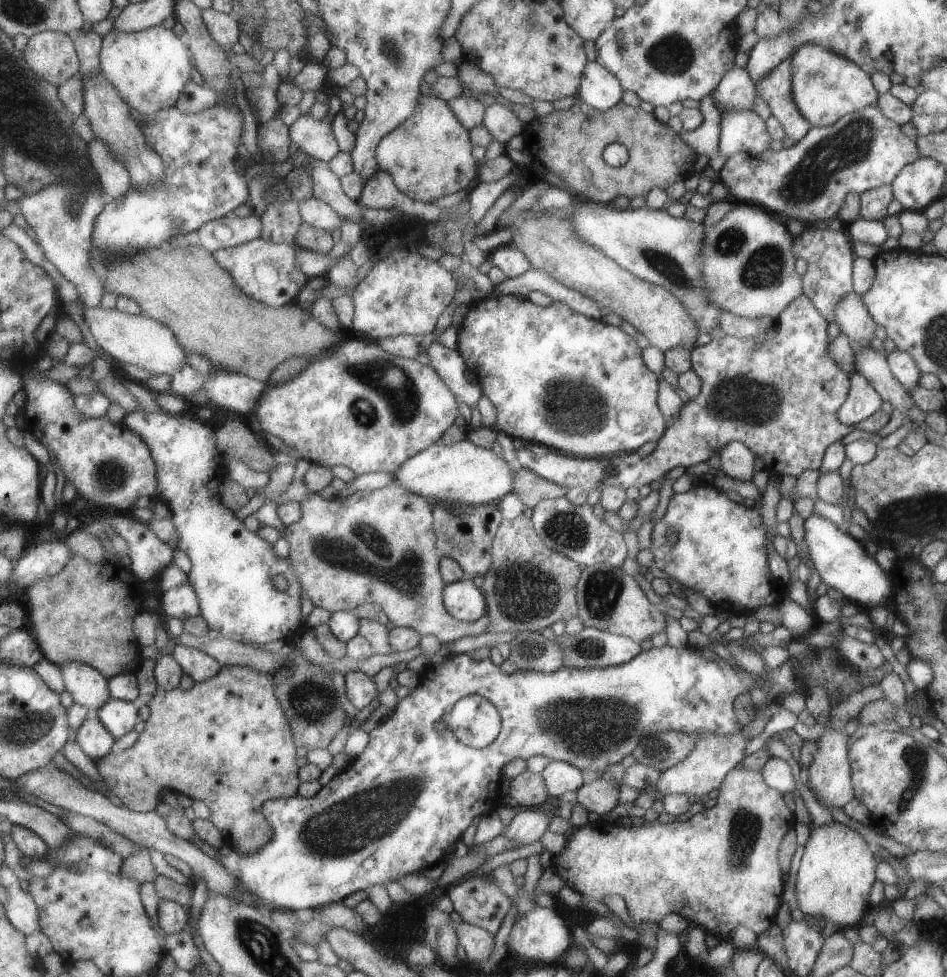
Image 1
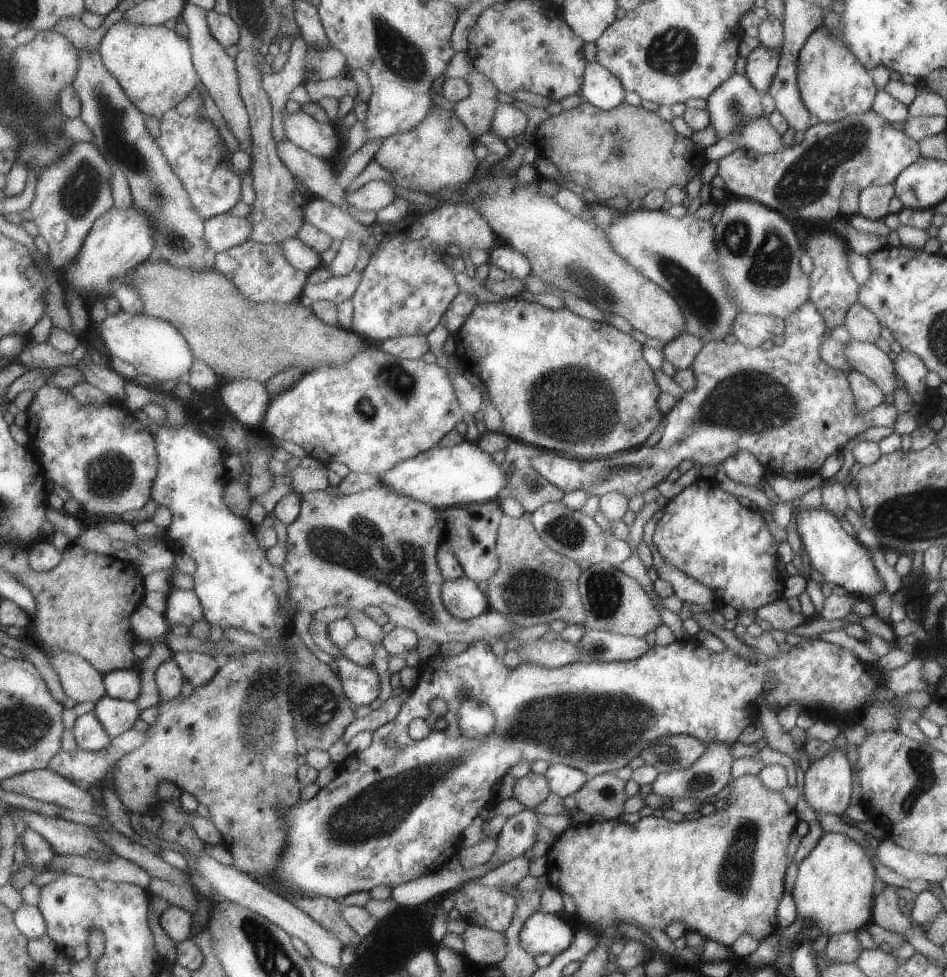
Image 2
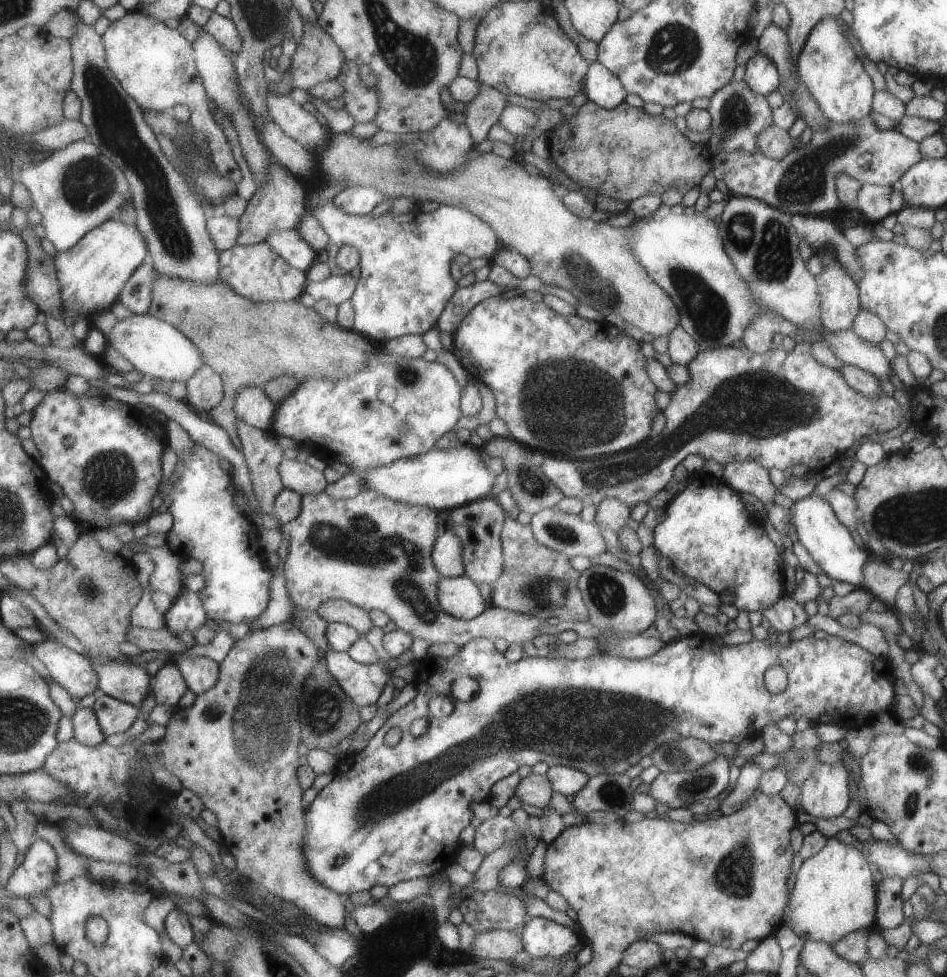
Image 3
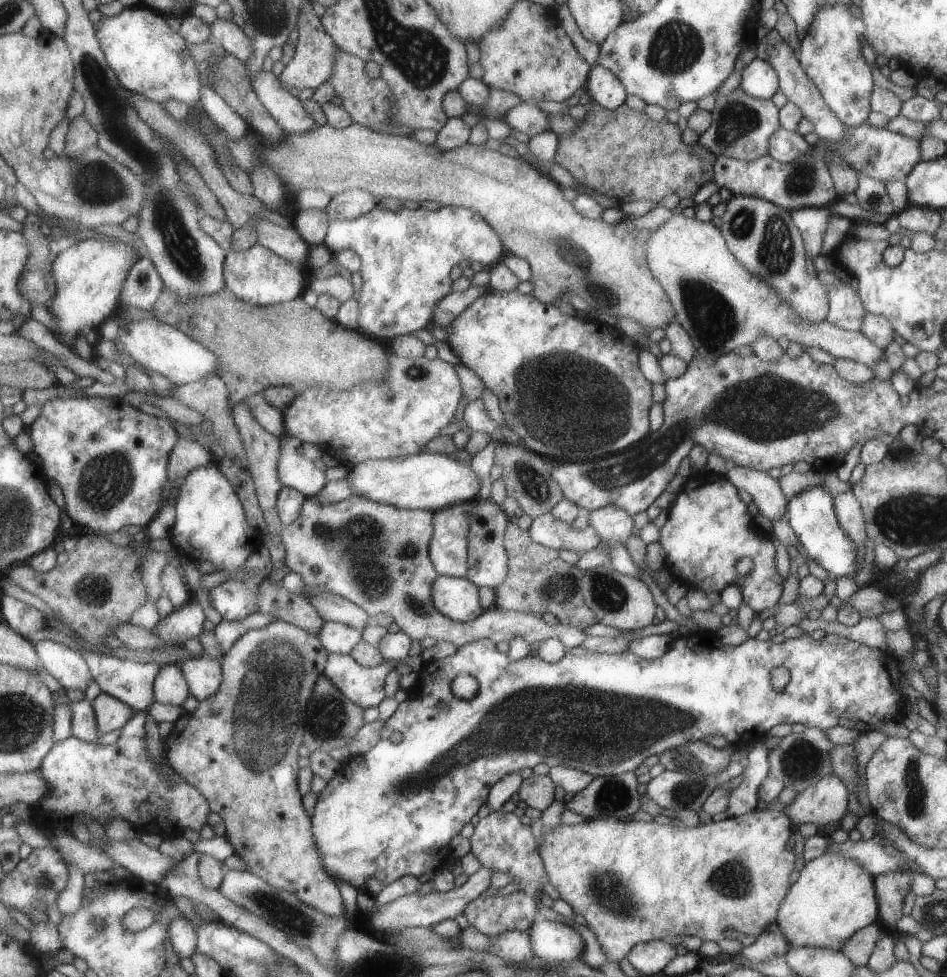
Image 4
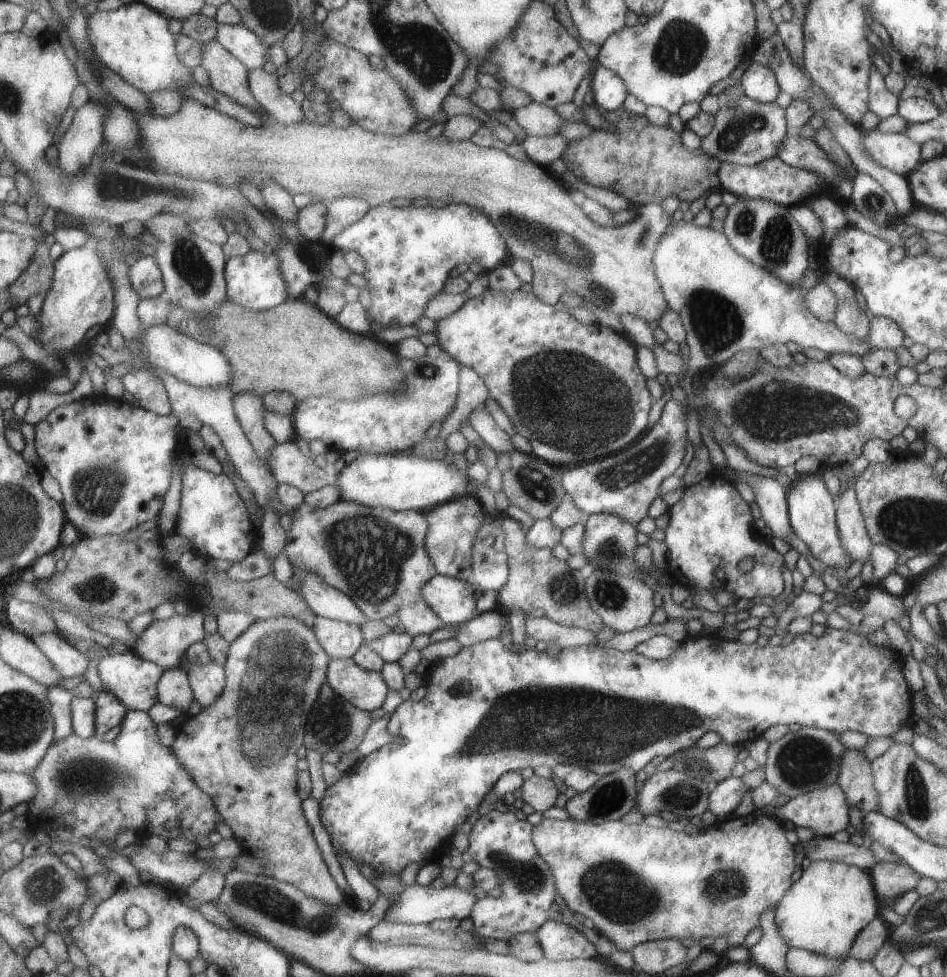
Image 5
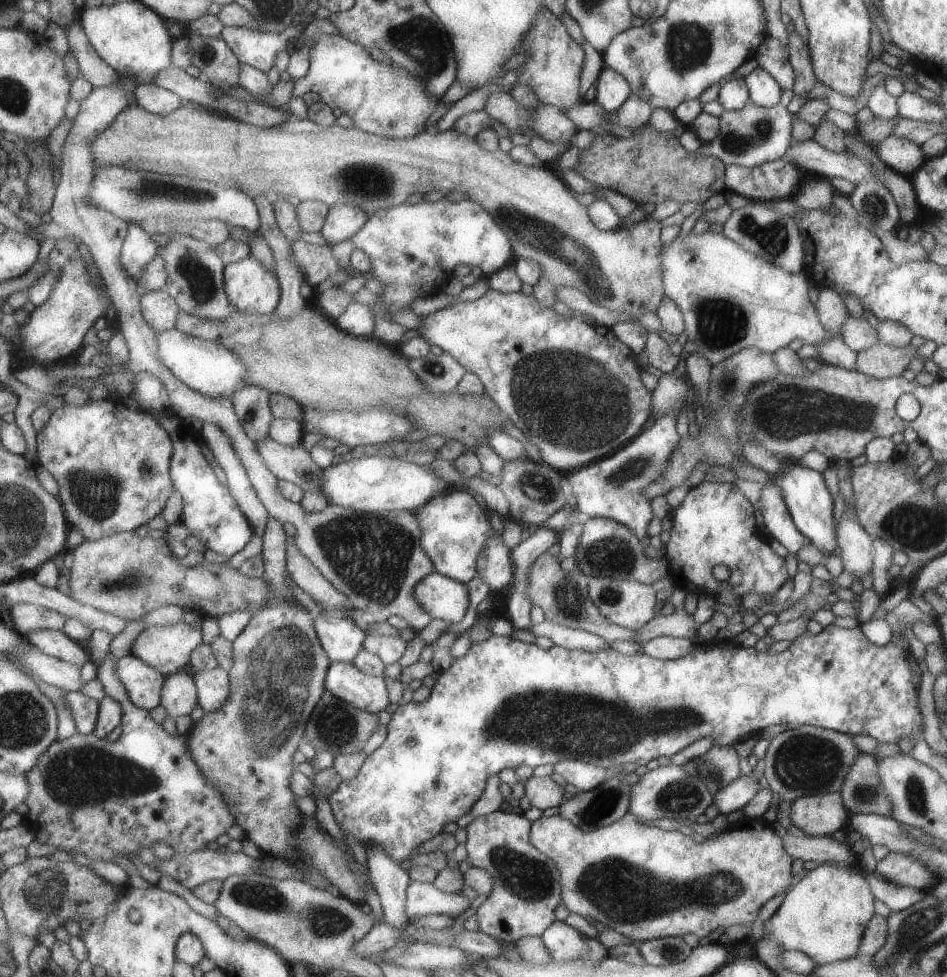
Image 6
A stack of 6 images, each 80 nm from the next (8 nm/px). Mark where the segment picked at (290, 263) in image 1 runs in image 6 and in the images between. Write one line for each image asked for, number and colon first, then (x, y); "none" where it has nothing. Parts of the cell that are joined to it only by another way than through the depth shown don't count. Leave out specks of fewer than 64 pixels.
2: (262, 271)
3: (258, 272)
4: (259, 275)
5: (255, 281)
6: (252, 288)

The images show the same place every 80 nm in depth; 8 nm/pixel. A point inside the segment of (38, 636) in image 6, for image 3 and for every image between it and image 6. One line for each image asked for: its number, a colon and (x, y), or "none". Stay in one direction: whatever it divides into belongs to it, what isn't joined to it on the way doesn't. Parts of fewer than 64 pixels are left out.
3: (69, 667)
4: (69, 667)
5: (70, 662)

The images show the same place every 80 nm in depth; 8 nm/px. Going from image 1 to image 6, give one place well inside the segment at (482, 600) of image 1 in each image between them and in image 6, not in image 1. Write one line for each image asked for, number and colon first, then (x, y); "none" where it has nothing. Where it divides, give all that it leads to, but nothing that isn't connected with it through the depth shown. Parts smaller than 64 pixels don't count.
2: (463, 598)
3: (461, 597)
4: (458, 598)
5: (454, 600)
6: (442, 597)

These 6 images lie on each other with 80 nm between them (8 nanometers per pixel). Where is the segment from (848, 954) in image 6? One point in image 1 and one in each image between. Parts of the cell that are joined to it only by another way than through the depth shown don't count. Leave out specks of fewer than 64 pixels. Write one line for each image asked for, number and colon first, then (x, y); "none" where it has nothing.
1: (837, 869)
2: (833, 892)
3: (833, 894)
4: (833, 897)
5: (822, 912)

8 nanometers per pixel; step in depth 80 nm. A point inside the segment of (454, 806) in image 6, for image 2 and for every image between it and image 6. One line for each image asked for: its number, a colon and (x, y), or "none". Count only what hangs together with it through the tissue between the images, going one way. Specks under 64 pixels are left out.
2: (393, 814)
3: (390, 814)
4: (393, 811)
5: (602, 709)

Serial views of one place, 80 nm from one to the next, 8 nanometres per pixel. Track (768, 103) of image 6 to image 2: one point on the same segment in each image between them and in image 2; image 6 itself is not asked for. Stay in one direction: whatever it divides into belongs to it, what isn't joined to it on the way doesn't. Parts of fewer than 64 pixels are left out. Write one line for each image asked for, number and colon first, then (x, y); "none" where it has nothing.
2: (762, 62)
3: (760, 75)
4: (758, 80)
5: (758, 83)

